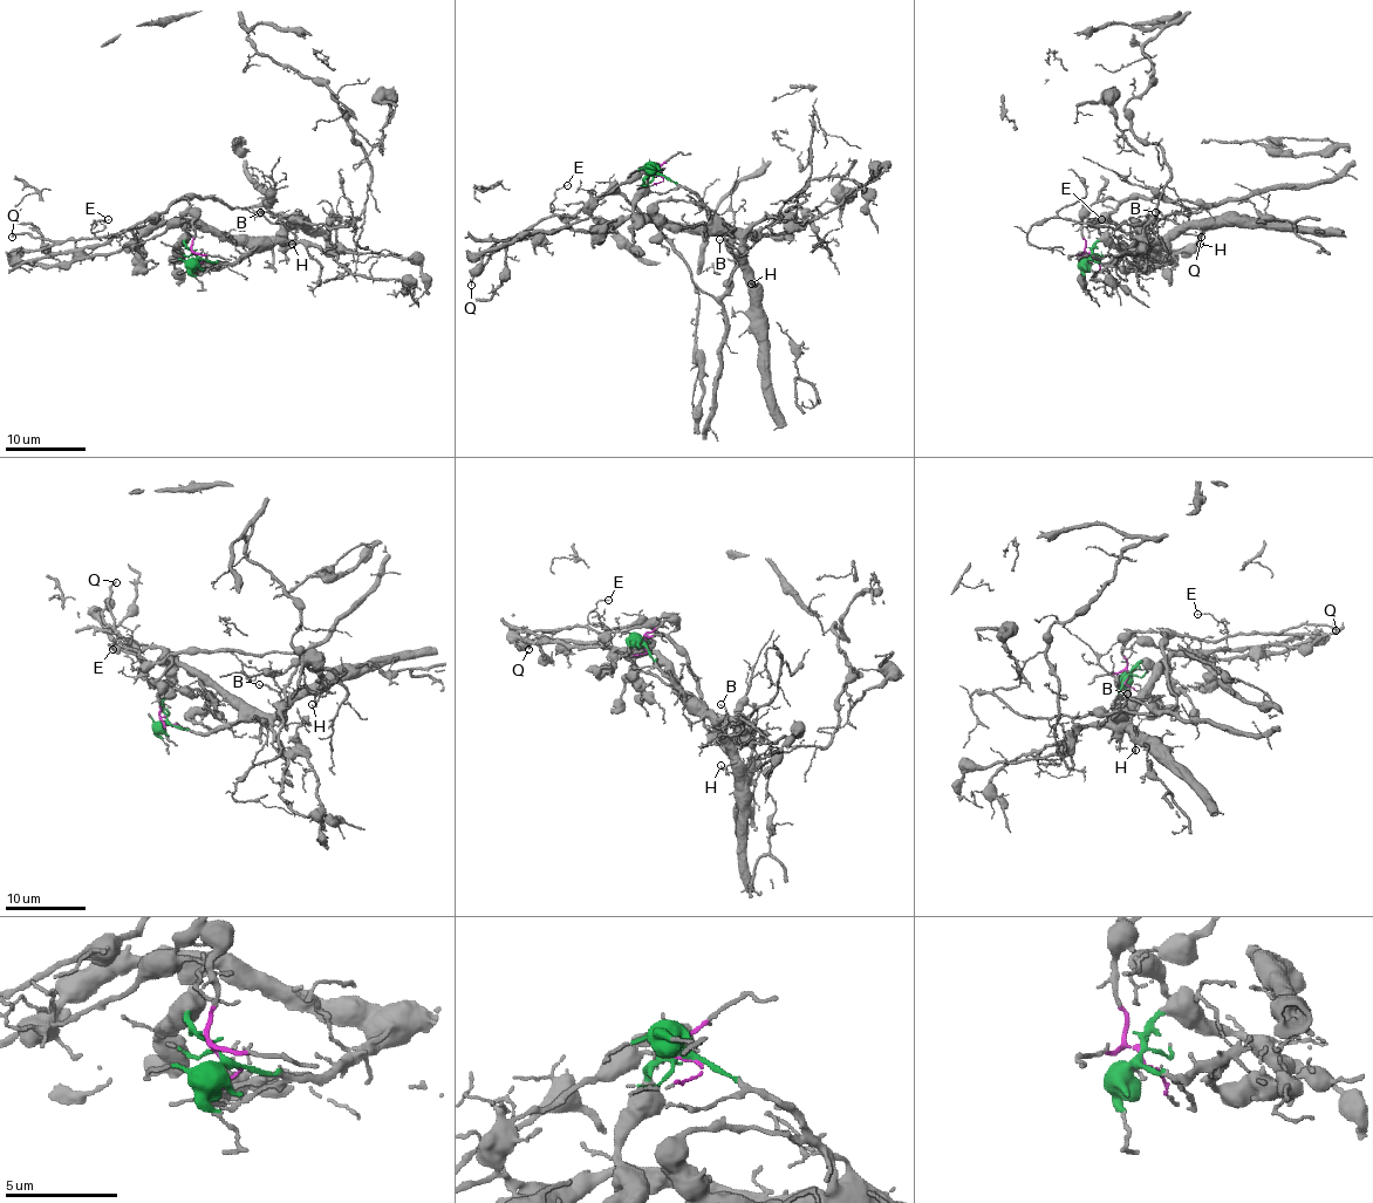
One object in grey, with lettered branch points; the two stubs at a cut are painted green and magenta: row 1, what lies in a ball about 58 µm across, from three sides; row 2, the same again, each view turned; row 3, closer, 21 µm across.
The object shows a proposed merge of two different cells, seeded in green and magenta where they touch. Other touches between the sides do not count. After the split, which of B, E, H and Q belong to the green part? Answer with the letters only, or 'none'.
B, H

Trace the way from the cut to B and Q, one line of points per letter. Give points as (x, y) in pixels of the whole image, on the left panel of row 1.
B: (197, 257), (236, 262), (255, 247), (268, 247), (280, 239), (277, 217), (260, 212)
Q: (197, 257), (191, 248), (193, 214), (185, 198), (115, 234), (52, 240), (15, 232), (12, 237)

